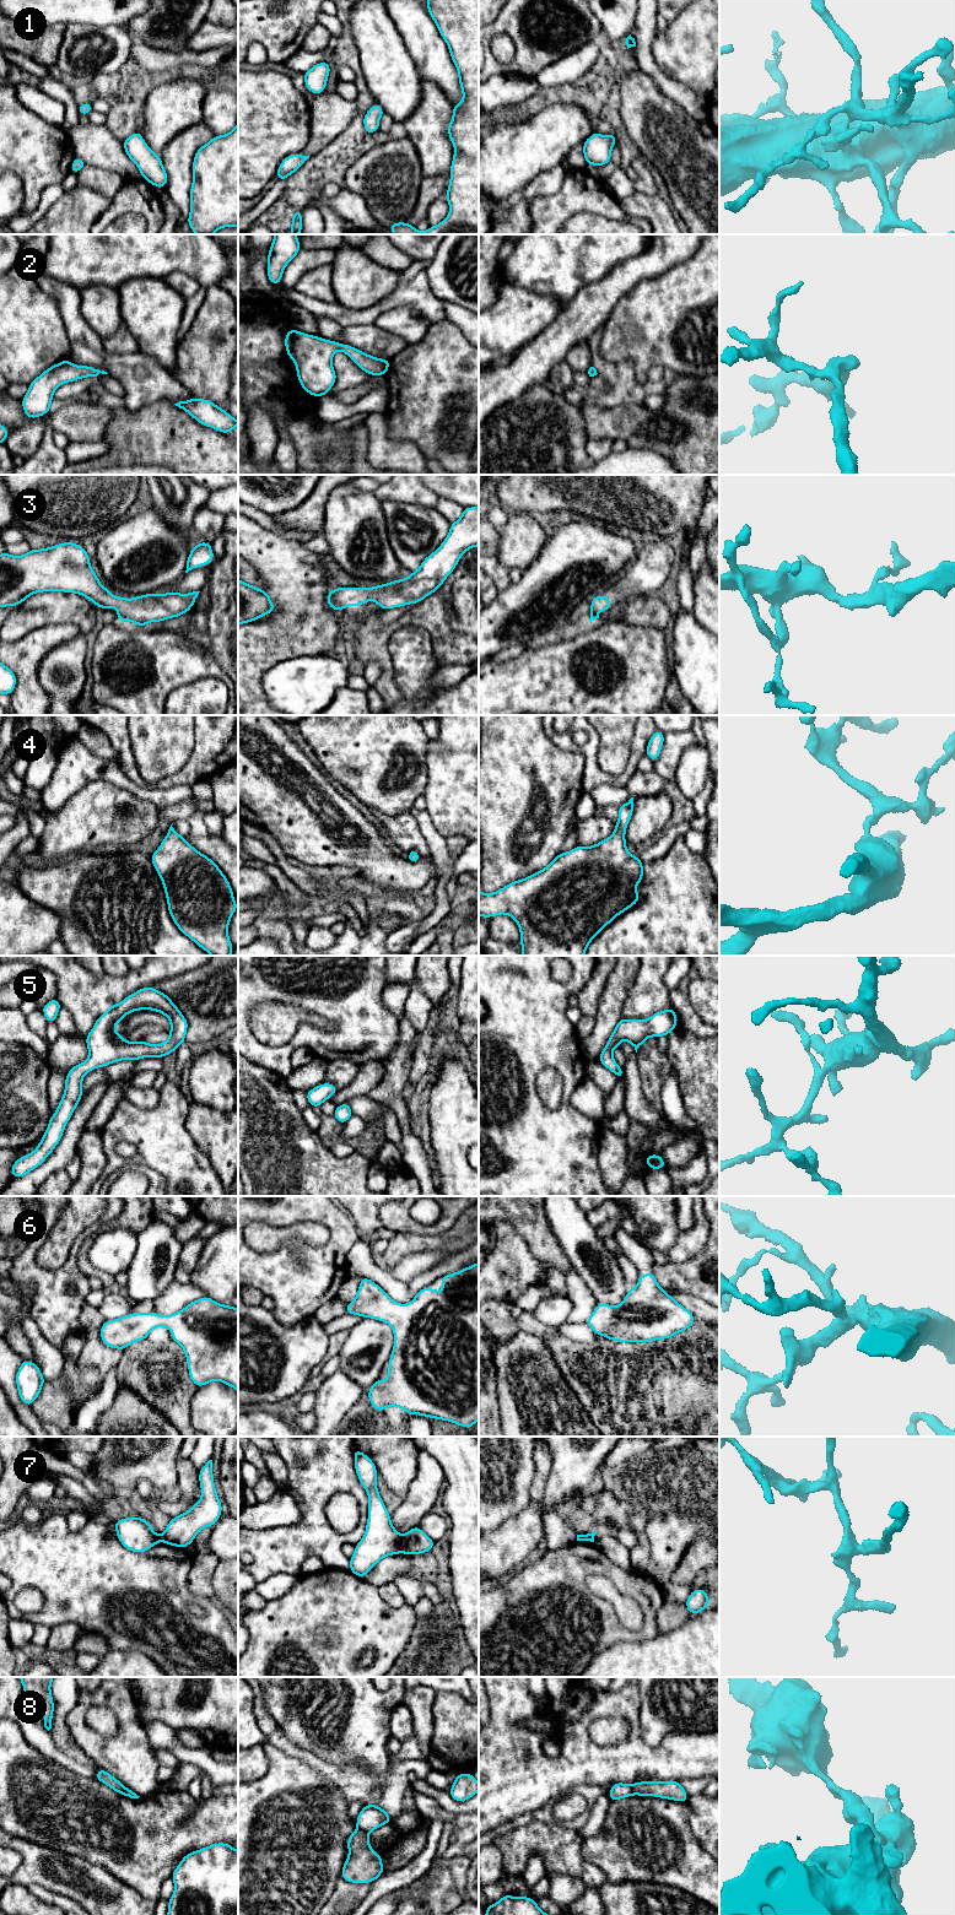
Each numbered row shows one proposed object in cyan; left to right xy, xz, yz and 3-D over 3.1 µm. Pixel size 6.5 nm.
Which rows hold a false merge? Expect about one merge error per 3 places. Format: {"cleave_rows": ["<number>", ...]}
{"cleave_rows": ["7", "8"]}

